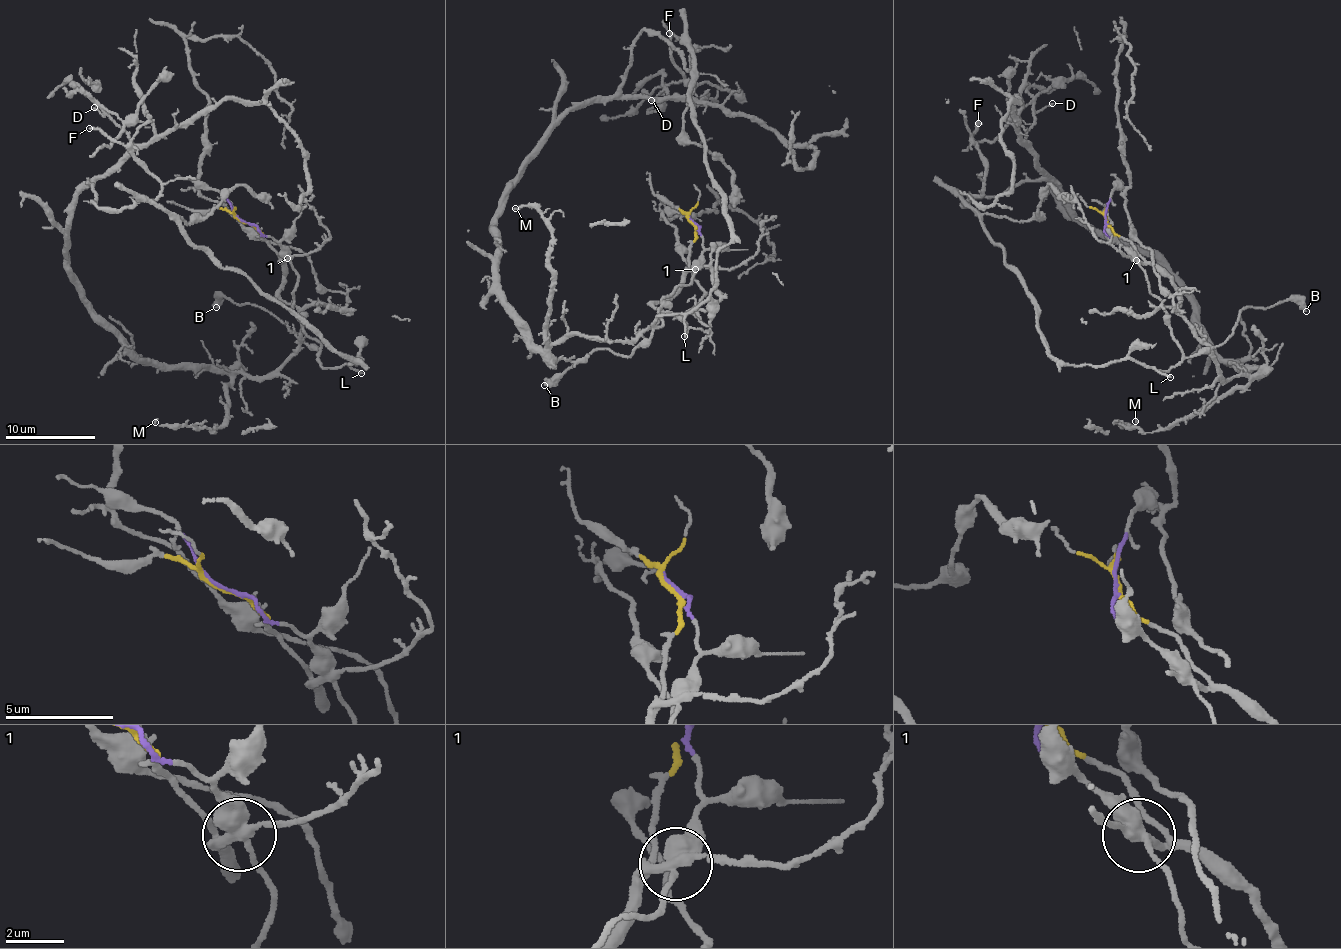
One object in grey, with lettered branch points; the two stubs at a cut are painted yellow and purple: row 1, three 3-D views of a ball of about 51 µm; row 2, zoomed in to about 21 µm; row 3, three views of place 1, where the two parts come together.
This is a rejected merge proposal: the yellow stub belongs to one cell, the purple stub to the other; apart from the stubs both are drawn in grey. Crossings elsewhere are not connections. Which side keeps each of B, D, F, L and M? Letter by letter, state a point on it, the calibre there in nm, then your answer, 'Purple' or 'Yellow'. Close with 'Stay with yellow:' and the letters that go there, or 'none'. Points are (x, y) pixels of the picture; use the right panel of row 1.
B: Place: (1306, 311). Thickness 260 nm. Purple
D: Place: (1052, 103). Thickness 110 nm. Yellow
F: Place: (978, 123). Thickness 130 nm. Yellow
L: Place: (1170, 377). Thickness 150 nm. Purple
M: Place: (1135, 421). Thickness 120 nm. Yellow
Stay with yellow: D, F, M

